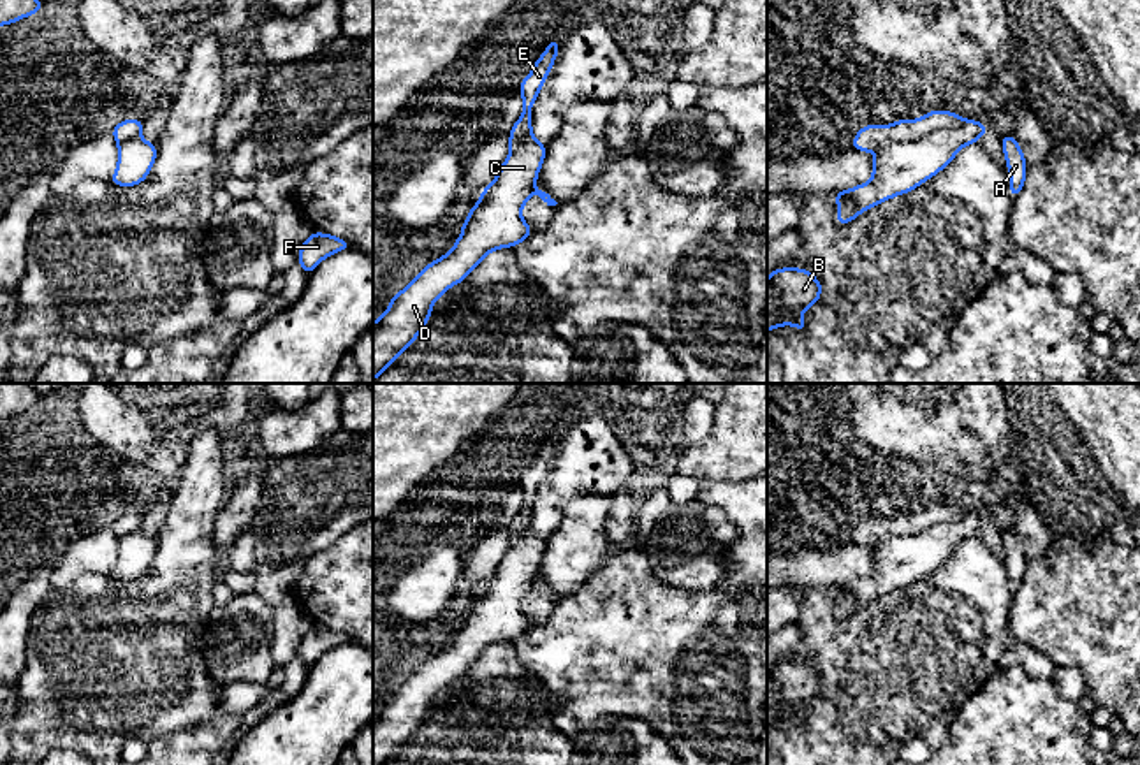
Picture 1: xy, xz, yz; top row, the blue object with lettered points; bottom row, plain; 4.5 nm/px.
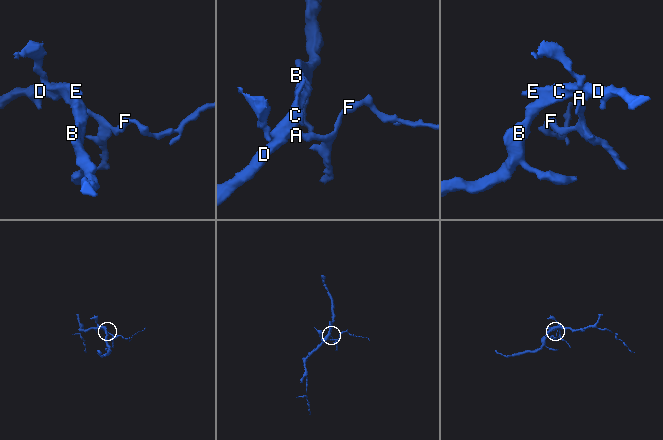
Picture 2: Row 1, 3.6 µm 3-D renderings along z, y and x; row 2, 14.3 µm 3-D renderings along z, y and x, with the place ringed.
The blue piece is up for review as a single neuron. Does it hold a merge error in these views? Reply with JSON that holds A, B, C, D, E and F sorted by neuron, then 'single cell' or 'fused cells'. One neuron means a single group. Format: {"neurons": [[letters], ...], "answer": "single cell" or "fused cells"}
{"neurons": [["A", "B", "C", "D", "F"], ["E"]], "answer": "fused cells"}

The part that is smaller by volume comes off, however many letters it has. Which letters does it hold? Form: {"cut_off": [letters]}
{"cut_off": ["E"]}

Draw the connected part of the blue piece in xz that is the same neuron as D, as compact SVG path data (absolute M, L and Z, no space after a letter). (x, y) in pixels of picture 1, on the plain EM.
M533 526L524 536L510 542L507 554L494 572L489 591L468 616L466 623L454 637L454 642L438 654L429 656L413 675L391 691L385 707L373 716L373 765L389 761L415 735L433 707L433 696L443 689L449 681L461 677L487 647L505 640L514 642L533 628L530 619L522 614L521 605L533 589L545 545L547 540L538 536Z

